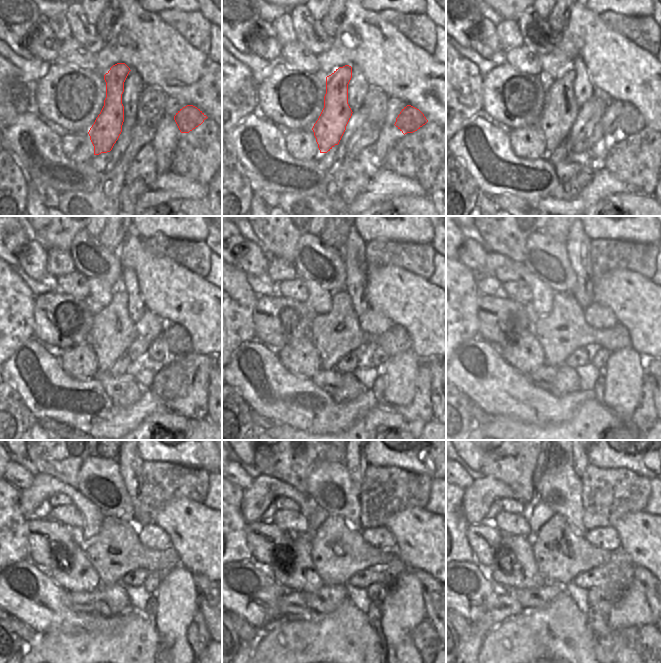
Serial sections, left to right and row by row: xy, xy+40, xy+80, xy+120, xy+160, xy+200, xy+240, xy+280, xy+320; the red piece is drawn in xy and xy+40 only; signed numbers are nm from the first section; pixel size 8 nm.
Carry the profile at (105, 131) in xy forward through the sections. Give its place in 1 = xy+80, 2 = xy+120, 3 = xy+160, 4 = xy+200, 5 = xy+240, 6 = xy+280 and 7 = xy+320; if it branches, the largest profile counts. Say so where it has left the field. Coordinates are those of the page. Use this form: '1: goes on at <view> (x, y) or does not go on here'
1: goes on at xy+80 (560, 110)
2: goes on at xy+120 (112, 333)
3: goes on at xy+160 (336, 333)
4: goes on at xy+200 (563, 330)
5: goes on at xy+240 (116, 550)
6: goes on at xy+280 (338, 551)
7: goes on at xy+320 (561, 554)

